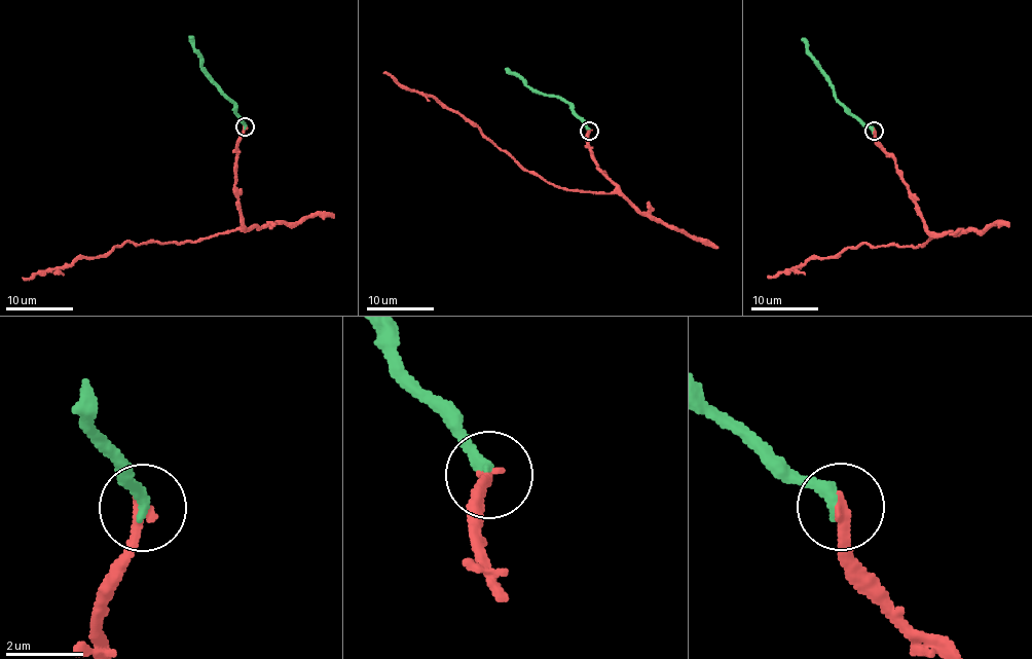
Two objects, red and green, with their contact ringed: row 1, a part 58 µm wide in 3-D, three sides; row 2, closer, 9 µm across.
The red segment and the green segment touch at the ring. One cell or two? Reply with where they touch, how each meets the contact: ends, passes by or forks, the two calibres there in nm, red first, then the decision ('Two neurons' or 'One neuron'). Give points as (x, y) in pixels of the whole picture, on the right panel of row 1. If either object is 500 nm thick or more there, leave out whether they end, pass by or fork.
Place: (874, 131). At the ring red ends. At the ring green ends. Thickness 320 nm (red) against 320 nm. One neuron

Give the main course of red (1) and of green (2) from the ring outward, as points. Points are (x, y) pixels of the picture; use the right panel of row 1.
1: (874, 131), (933, 236), (917, 247), (863, 243), (768, 278)
2: (873, 131), (837, 98), (825, 72), (810, 56), (808, 43), (802, 38)

